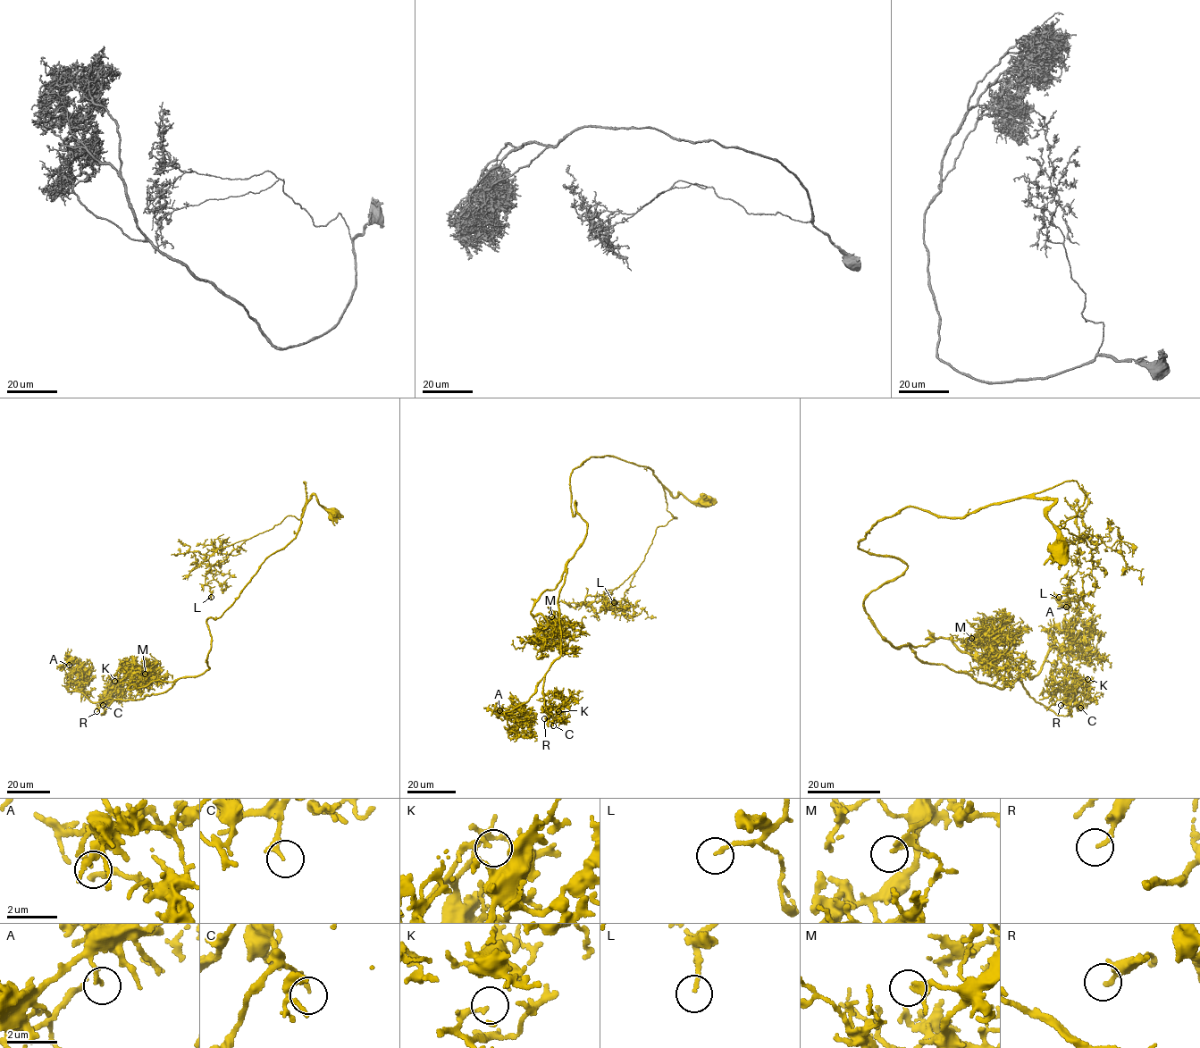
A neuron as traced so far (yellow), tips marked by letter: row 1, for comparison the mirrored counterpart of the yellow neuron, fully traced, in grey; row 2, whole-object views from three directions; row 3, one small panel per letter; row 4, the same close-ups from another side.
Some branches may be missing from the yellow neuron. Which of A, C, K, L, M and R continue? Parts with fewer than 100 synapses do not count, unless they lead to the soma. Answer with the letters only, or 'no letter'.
C

